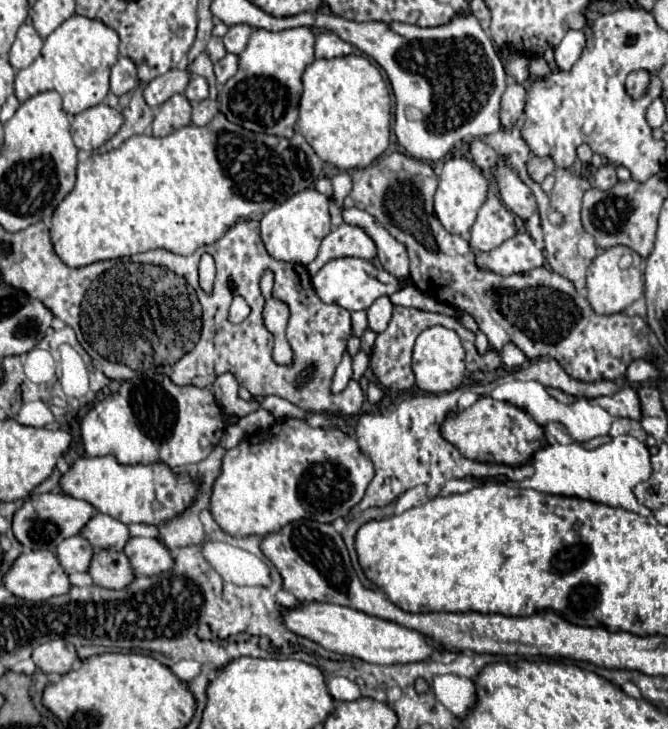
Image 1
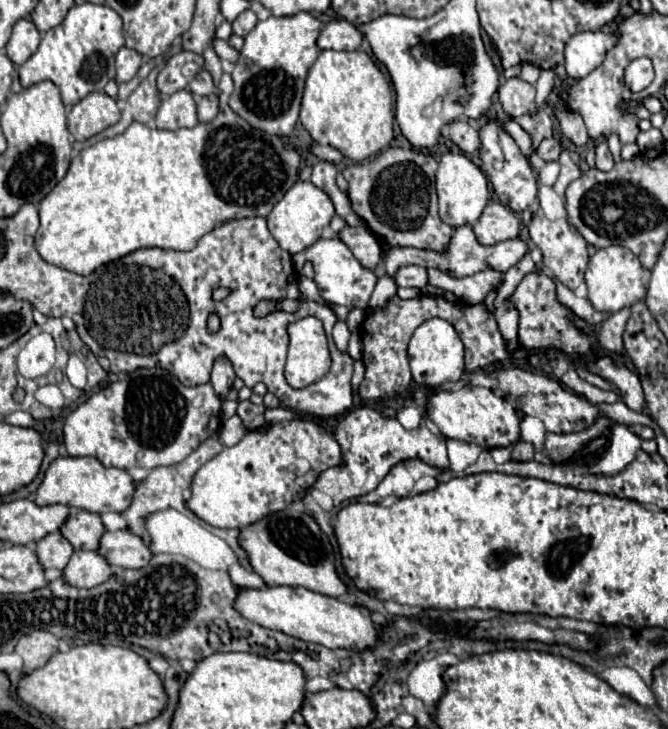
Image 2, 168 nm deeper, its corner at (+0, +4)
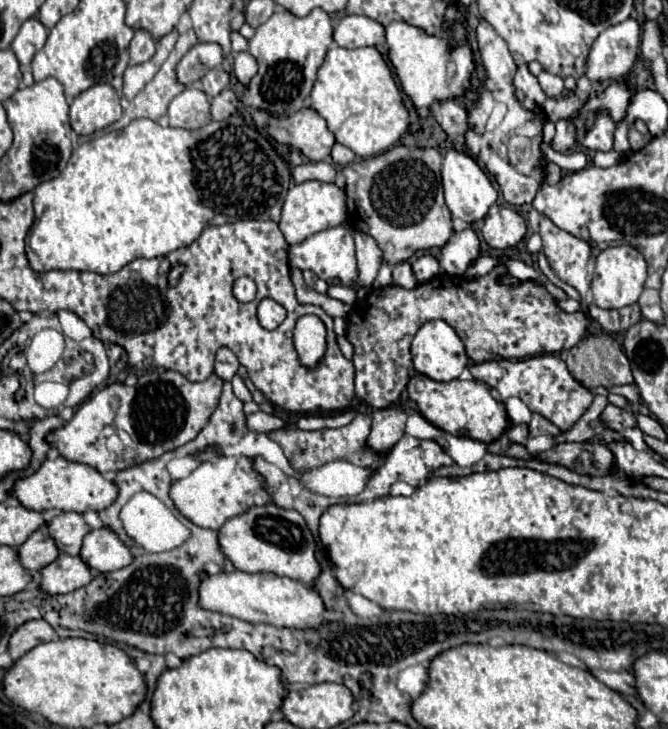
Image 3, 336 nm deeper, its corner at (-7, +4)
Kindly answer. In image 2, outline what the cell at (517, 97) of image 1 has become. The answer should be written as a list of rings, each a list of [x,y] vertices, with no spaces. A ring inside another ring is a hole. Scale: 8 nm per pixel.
[[[509,78],[499,88],[499,102],[509,118],[527,114],[529,104],[535,100],[535,86],[519,78]]]

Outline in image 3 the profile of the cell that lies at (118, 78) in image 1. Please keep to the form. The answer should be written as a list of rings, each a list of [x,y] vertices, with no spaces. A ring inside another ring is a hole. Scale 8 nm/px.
[[[136,30],[132,42],[130,42],[130,62],[132,64],[142,64],[150,60],[156,52],[156,40],[152,38],[150,32],[146,30]]]

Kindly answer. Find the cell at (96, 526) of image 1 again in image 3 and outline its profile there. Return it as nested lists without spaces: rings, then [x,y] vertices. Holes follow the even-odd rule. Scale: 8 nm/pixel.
[[[62,512],[54,516],[48,524],[48,534],[56,542],[58,550],[70,556],[78,556],[78,548],[82,546],[82,536],[88,532],[88,524],[76,512]]]

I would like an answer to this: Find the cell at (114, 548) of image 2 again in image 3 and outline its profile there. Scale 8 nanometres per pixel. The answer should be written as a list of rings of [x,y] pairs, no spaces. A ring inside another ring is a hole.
[[[108,528],[90,530],[84,536],[80,558],[84,564],[88,564],[92,570],[98,572],[112,572],[124,568],[126,564],[130,564],[130,560],[134,560],[130,550]]]

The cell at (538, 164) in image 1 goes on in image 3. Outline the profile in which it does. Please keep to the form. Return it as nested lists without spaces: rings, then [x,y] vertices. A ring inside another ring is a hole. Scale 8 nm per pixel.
[[[558,120],[556,122],[556,136],[552,140],[552,148],[556,152],[566,152],[576,144],[576,128],[572,120]]]

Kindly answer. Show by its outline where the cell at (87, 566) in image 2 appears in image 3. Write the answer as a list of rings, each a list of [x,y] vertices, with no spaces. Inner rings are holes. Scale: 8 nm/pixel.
[[[58,556],[54,562],[40,570],[38,588],[46,594],[68,594],[86,586],[92,580],[90,568],[78,556]]]

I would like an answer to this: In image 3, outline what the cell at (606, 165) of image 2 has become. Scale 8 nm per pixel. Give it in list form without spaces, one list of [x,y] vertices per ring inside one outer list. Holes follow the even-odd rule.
[[[598,112],[594,118],[594,124],[588,128],[582,144],[588,150],[612,150],[614,144],[614,120],[610,118],[608,112]]]

